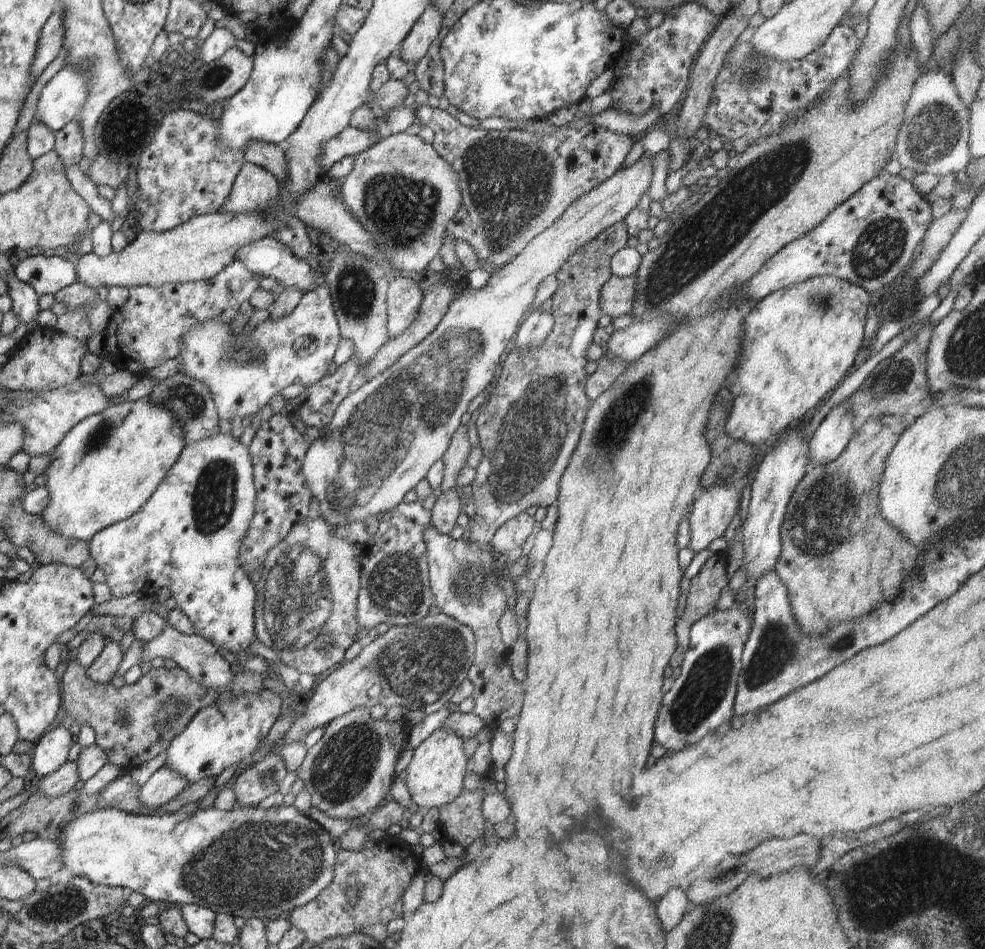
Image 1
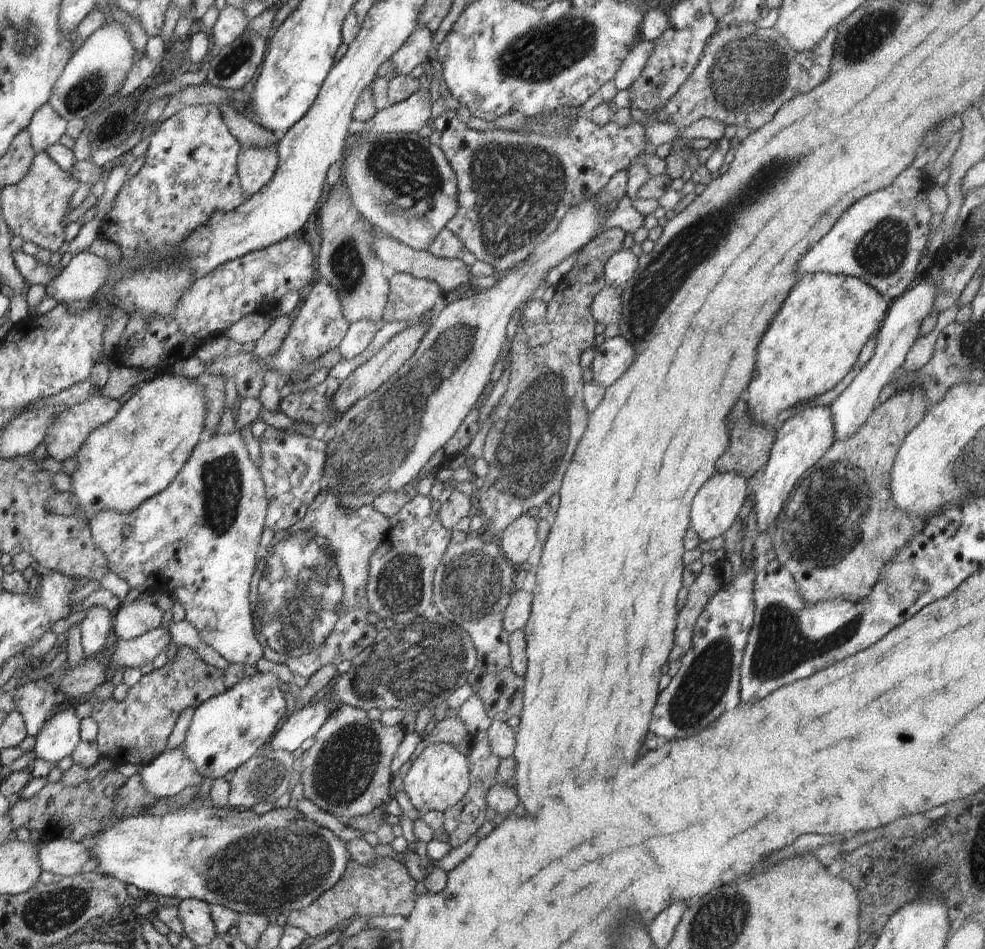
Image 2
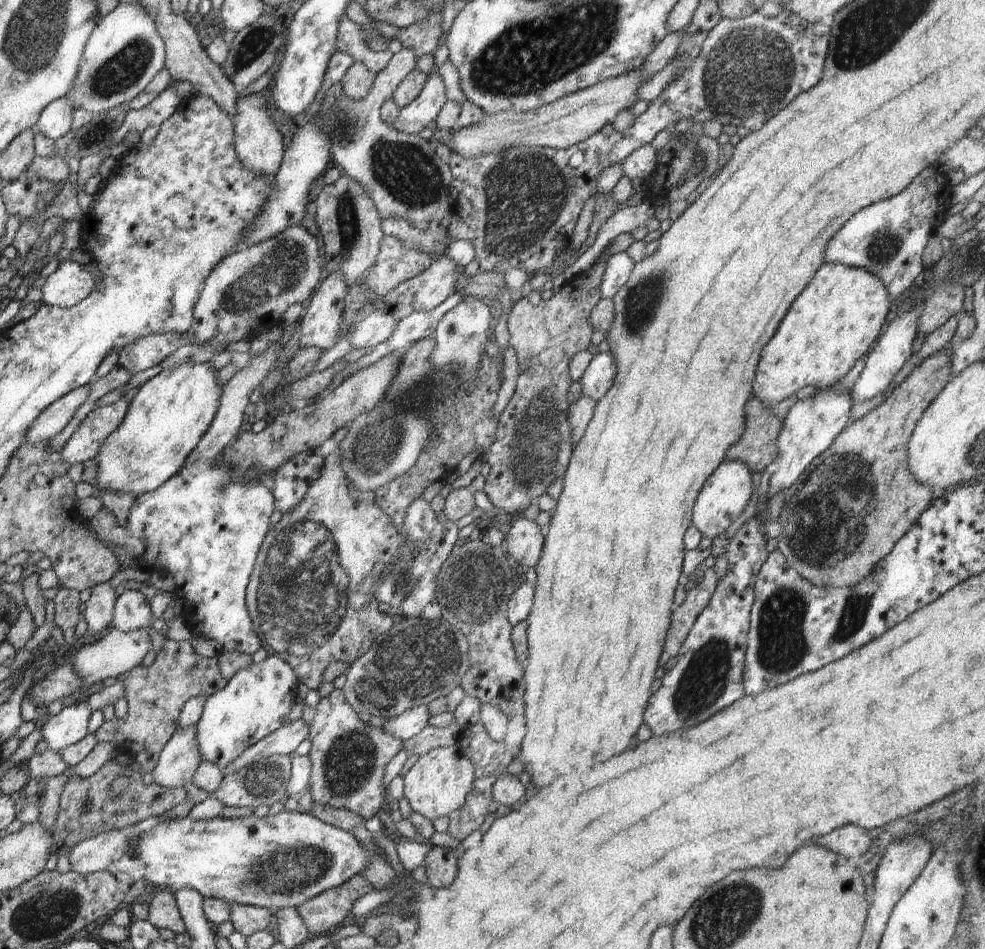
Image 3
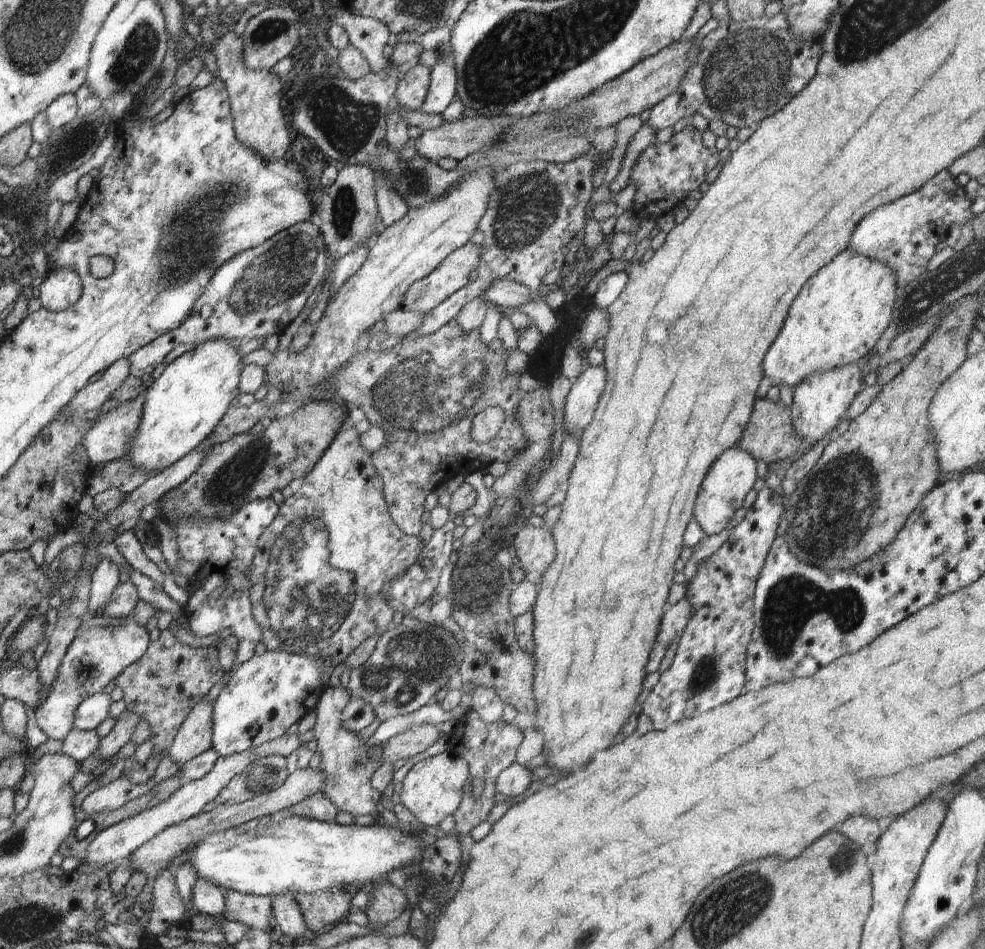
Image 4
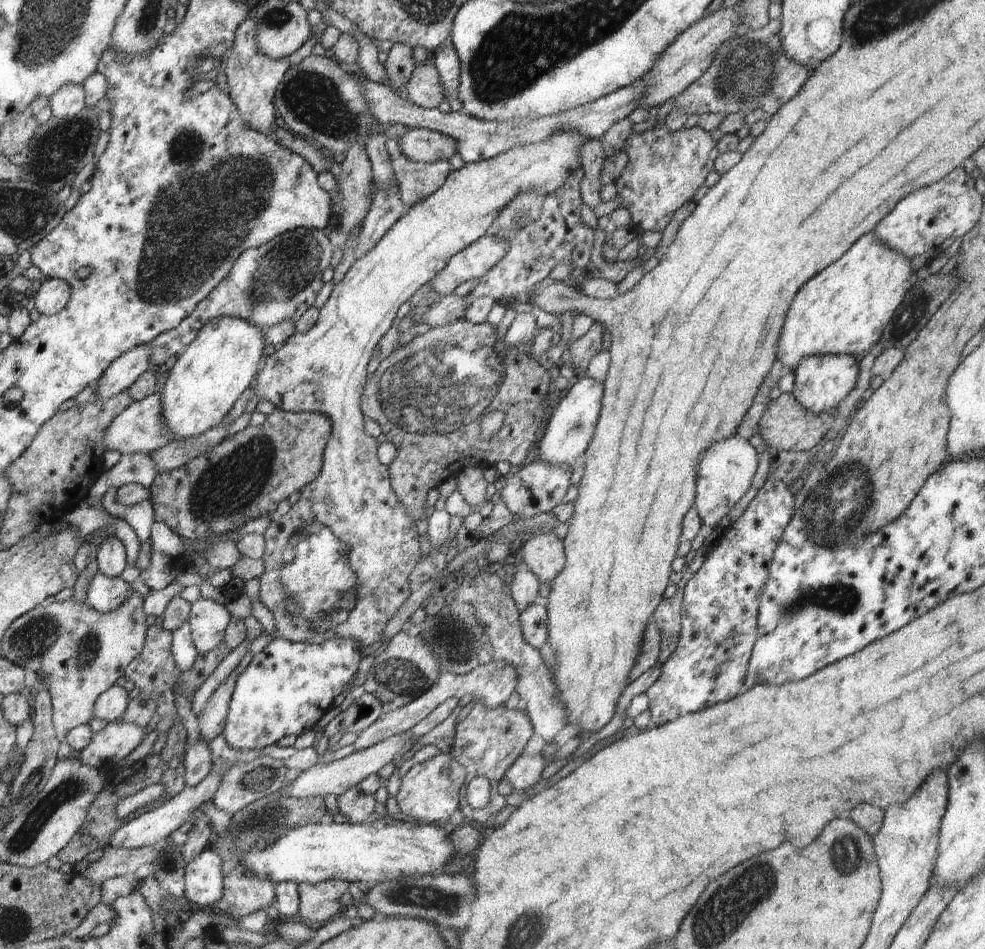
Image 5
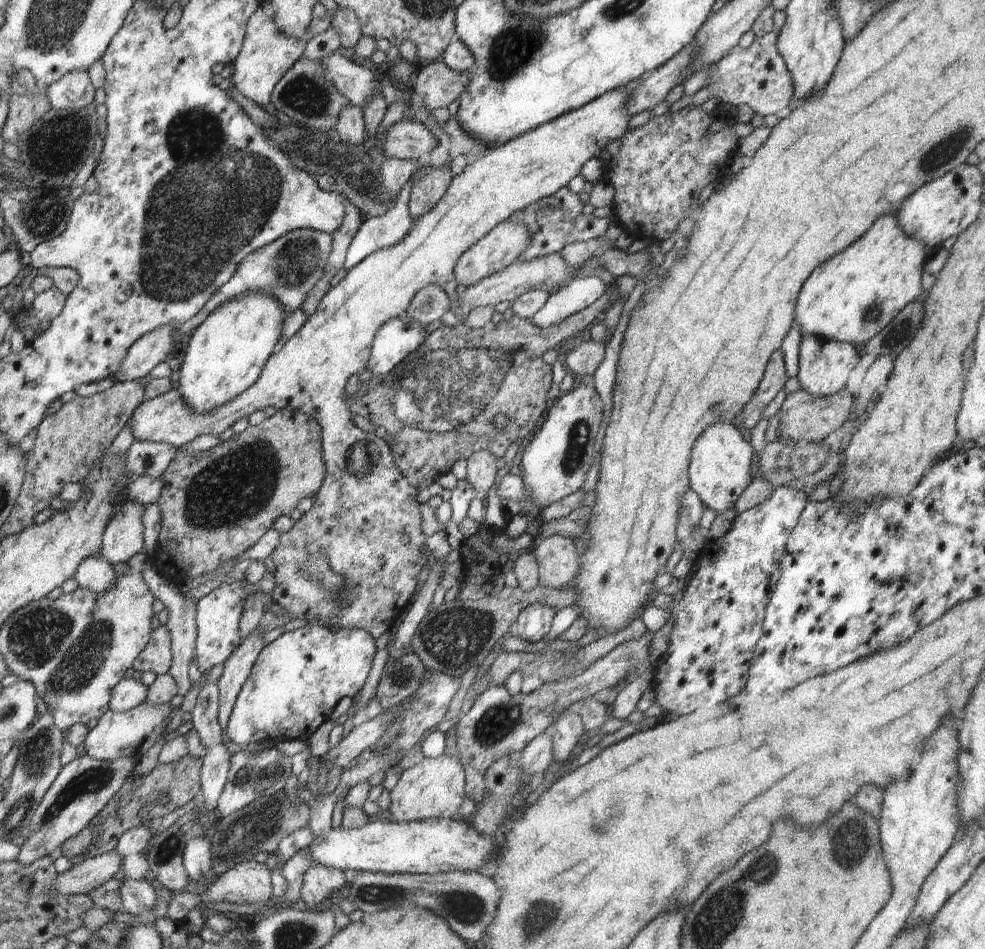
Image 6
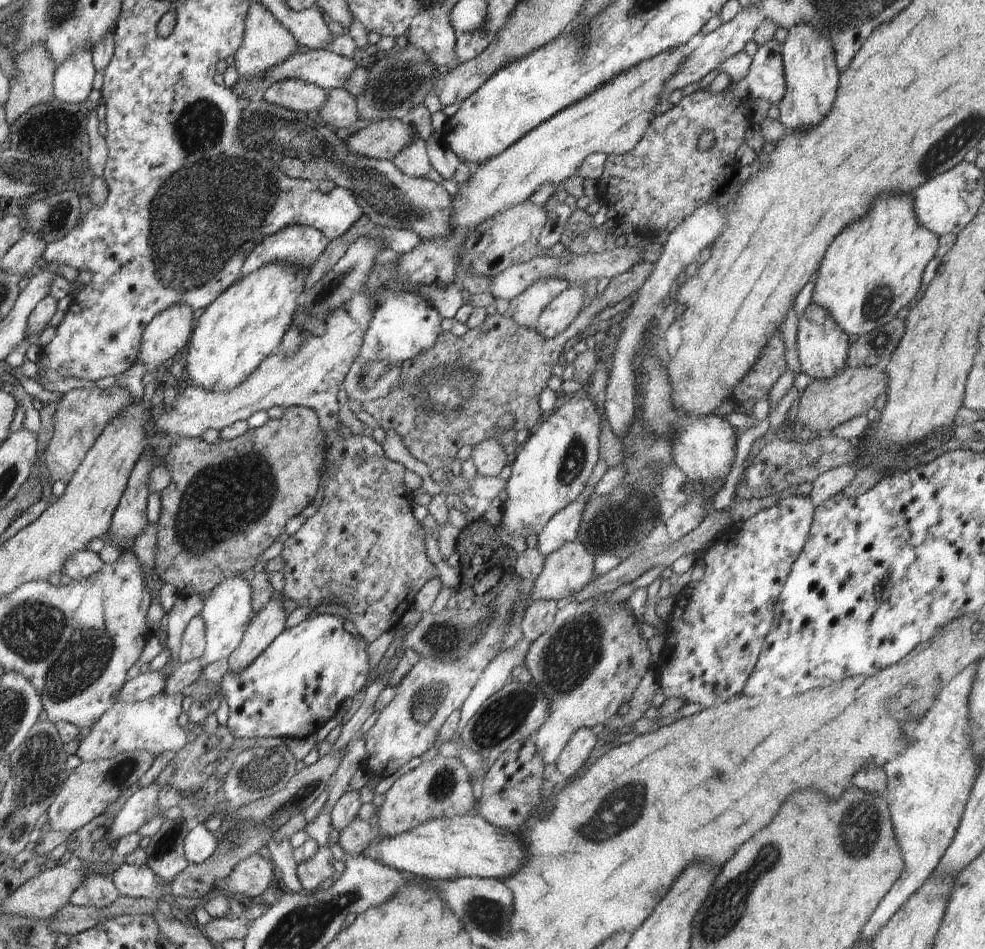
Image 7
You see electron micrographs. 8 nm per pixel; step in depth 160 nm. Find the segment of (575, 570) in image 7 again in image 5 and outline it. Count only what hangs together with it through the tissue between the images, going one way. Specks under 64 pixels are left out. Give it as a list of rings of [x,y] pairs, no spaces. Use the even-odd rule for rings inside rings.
[[[554,532],[524,536],[522,558],[524,564],[542,582],[552,582],[564,568],[566,557],[563,542]]]

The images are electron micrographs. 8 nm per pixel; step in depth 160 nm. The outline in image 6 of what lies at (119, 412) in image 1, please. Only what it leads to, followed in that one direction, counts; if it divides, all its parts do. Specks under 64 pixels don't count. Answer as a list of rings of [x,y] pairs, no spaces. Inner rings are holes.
[[[246,292],[244,296],[236,296],[234,300],[228,300],[216,308],[183,344],[185,354],[178,381],[178,394],[182,396],[182,402],[186,402],[194,412],[206,414],[214,408],[220,408],[222,404],[228,404],[251,388],[272,356],[274,346],[278,344],[285,316],[276,298],[264,292]]]

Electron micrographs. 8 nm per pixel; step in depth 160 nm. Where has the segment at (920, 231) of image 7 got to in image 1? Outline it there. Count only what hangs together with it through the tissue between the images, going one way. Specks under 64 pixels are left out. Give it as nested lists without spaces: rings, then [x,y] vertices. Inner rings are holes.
[[[832,275],[814,277],[759,300],[744,319],[745,333],[736,372],[728,376],[734,404],[726,430],[736,440],[756,444],[807,418],[843,382],[865,347],[864,324],[870,296],[859,286]]]

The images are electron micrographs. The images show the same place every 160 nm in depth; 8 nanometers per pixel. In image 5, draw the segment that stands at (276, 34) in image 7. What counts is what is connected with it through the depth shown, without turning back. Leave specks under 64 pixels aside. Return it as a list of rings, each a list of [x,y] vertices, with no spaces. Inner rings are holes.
[[[248,18],[236,28],[234,44],[232,48],[225,53],[221,62],[226,80],[228,81],[228,95],[232,104],[238,108],[240,118],[246,122],[248,128],[274,138],[274,134],[280,124],[276,106],[274,105],[274,96],[277,87],[280,85],[284,74],[289,70],[289,58],[280,58],[280,60],[270,60],[268,56],[258,52],[256,44],[256,20]]]

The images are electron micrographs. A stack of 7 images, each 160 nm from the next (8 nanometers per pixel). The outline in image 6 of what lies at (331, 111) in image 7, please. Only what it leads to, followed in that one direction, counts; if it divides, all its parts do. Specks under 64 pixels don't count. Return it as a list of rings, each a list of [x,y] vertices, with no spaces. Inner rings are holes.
[[[348,104],[340,110],[340,116],[334,121],[333,135],[344,144],[367,145],[368,133],[363,120],[363,110]]]

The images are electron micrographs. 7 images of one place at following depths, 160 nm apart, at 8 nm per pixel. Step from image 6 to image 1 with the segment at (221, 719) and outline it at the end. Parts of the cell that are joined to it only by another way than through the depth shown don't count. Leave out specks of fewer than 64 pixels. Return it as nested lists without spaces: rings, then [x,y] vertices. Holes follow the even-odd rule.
[[[162,765],[144,786],[140,787],[139,800],[154,814],[157,808],[176,798],[189,782],[175,770]]]

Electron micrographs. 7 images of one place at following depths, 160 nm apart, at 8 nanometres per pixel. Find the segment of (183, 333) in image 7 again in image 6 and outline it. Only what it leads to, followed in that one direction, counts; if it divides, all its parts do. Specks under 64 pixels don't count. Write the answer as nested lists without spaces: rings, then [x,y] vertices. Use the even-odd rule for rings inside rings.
[[[160,326],[146,336],[142,336],[124,356],[120,370],[112,378],[114,382],[136,382],[150,374],[161,362],[168,361],[177,350],[174,346],[173,326]]]

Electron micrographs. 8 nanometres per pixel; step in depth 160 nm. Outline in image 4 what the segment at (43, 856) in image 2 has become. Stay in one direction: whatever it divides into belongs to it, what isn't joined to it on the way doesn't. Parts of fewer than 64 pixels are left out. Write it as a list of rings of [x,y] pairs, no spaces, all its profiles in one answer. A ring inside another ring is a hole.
[[[284,734],[277,740],[266,742],[257,748],[252,748],[242,753],[235,753],[228,757],[220,757],[208,776],[204,776],[204,778],[196,781],[184,781],[183,786],[179,790],[176,790],[166,802],[162,802],[162,804],[158,804],[158,806],[150,810],[140,812],[140,814],[118,822],[106,828],[103,832],[100,832],[96,838],[88,844],[86,855],[83,857],[81,863],[91,864],[95,867],[105,867],[108,862],[117,864],[124,860],[124,858],[127,858],[140,848],[140,846],[149,842],[156,834],[162,832],[162,830],[166,830],[166,828],[174,824],[179,824],[180,822],[197,816],[206,804],[213,802],[218,797],[218,794],[220,794],[238,774],[244,771],[244,768],[256,762],[258,758],[266,758],[266,756],[270,755],[288,757],[292,752],[301,747],[300,737],[298,734],[292,734],[292,736]]]

